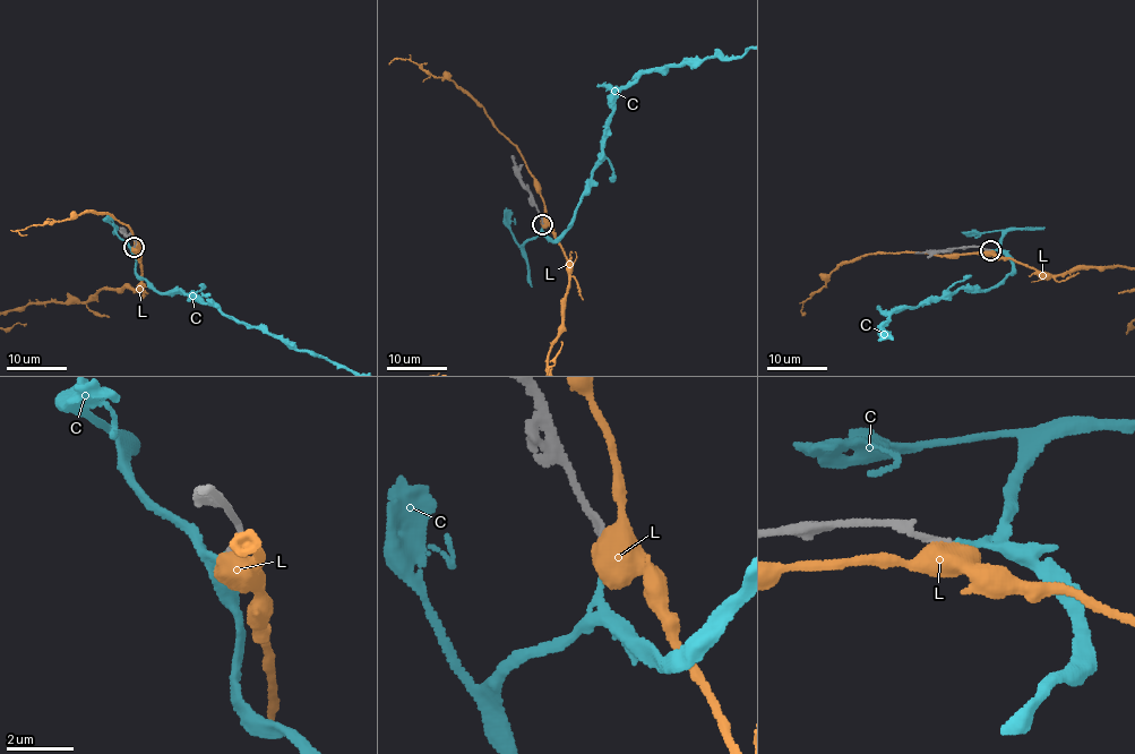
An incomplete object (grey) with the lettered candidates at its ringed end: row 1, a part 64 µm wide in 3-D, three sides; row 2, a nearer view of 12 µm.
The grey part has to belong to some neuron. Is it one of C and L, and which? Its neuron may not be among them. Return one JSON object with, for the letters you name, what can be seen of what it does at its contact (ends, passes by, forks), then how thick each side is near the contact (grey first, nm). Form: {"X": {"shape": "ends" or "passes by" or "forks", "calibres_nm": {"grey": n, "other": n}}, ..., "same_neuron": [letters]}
{"C": {"shape": "ends", "calibres_nm": {"grey": 170, "other": 170}}, "same_neuron": ["C"]}

